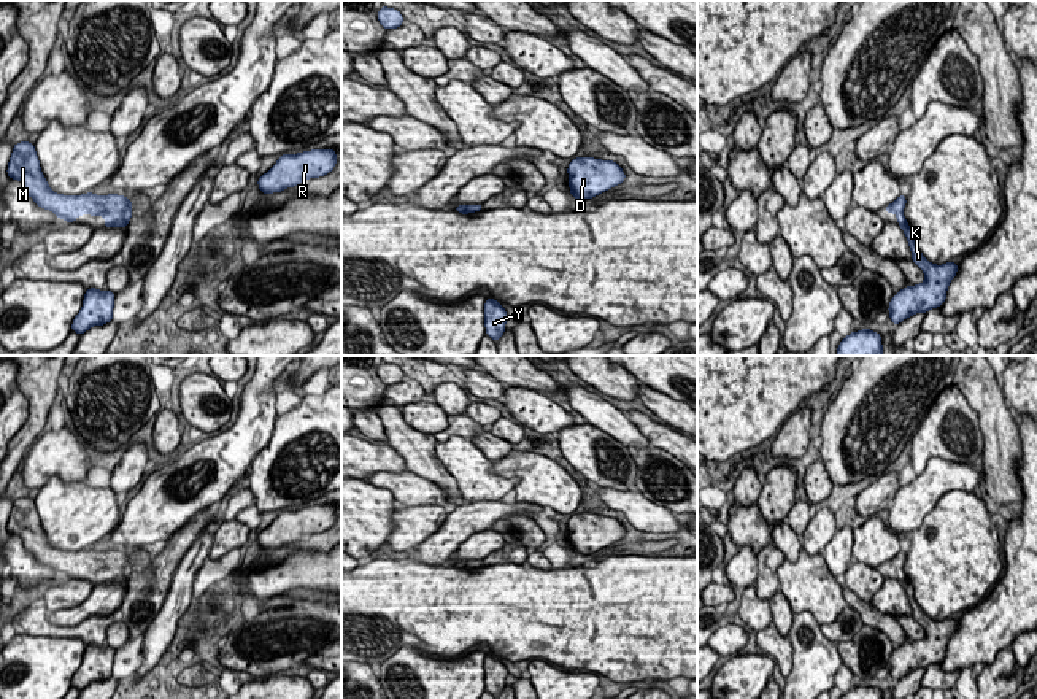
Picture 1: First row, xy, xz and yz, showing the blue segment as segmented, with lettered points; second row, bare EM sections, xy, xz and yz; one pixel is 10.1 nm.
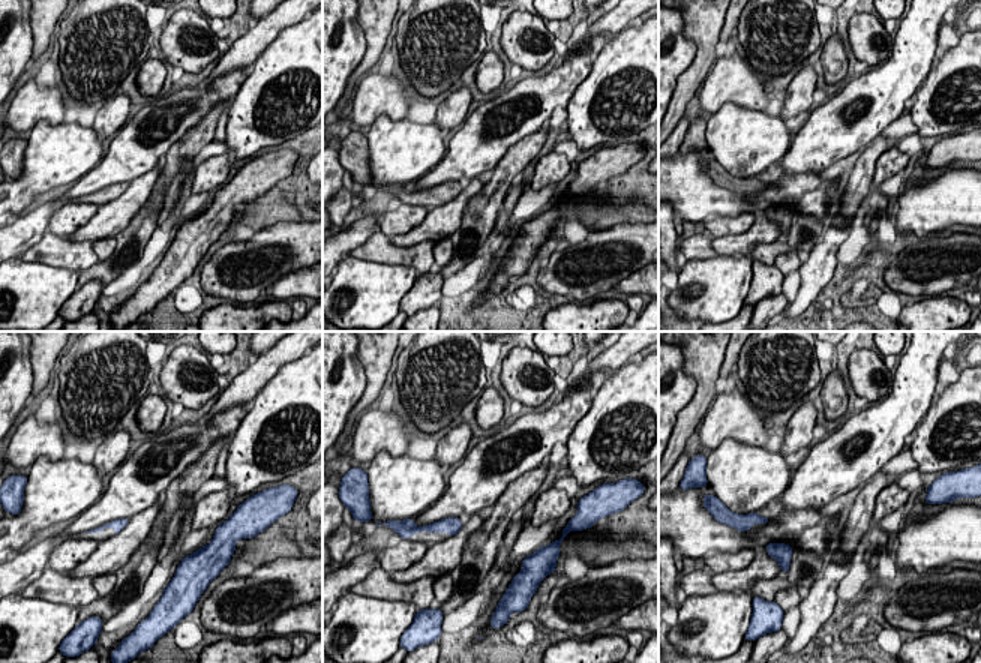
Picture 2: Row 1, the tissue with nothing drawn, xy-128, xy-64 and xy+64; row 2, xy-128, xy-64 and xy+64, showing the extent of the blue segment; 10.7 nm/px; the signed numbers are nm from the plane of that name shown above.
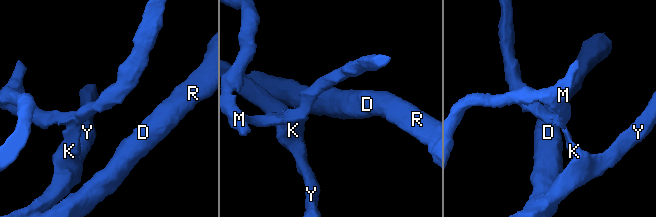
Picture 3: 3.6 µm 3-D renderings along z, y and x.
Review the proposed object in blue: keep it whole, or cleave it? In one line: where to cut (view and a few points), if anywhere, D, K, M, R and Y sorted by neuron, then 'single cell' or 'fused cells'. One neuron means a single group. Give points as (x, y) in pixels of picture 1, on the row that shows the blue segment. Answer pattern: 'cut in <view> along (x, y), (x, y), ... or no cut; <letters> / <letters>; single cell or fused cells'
cut in yz along (907, 224), (901, 227); D K R Y / M; fused cells

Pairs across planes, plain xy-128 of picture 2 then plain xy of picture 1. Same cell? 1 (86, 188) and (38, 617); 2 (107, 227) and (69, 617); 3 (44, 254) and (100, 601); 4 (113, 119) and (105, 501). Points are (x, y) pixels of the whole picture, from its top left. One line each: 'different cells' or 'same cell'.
1: different cells
2: same cell
3: different cells
4: different cells

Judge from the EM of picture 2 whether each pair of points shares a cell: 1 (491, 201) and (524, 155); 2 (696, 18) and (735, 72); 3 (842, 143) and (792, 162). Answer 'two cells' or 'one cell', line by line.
1: one cell
2: two cells
3: one cell

